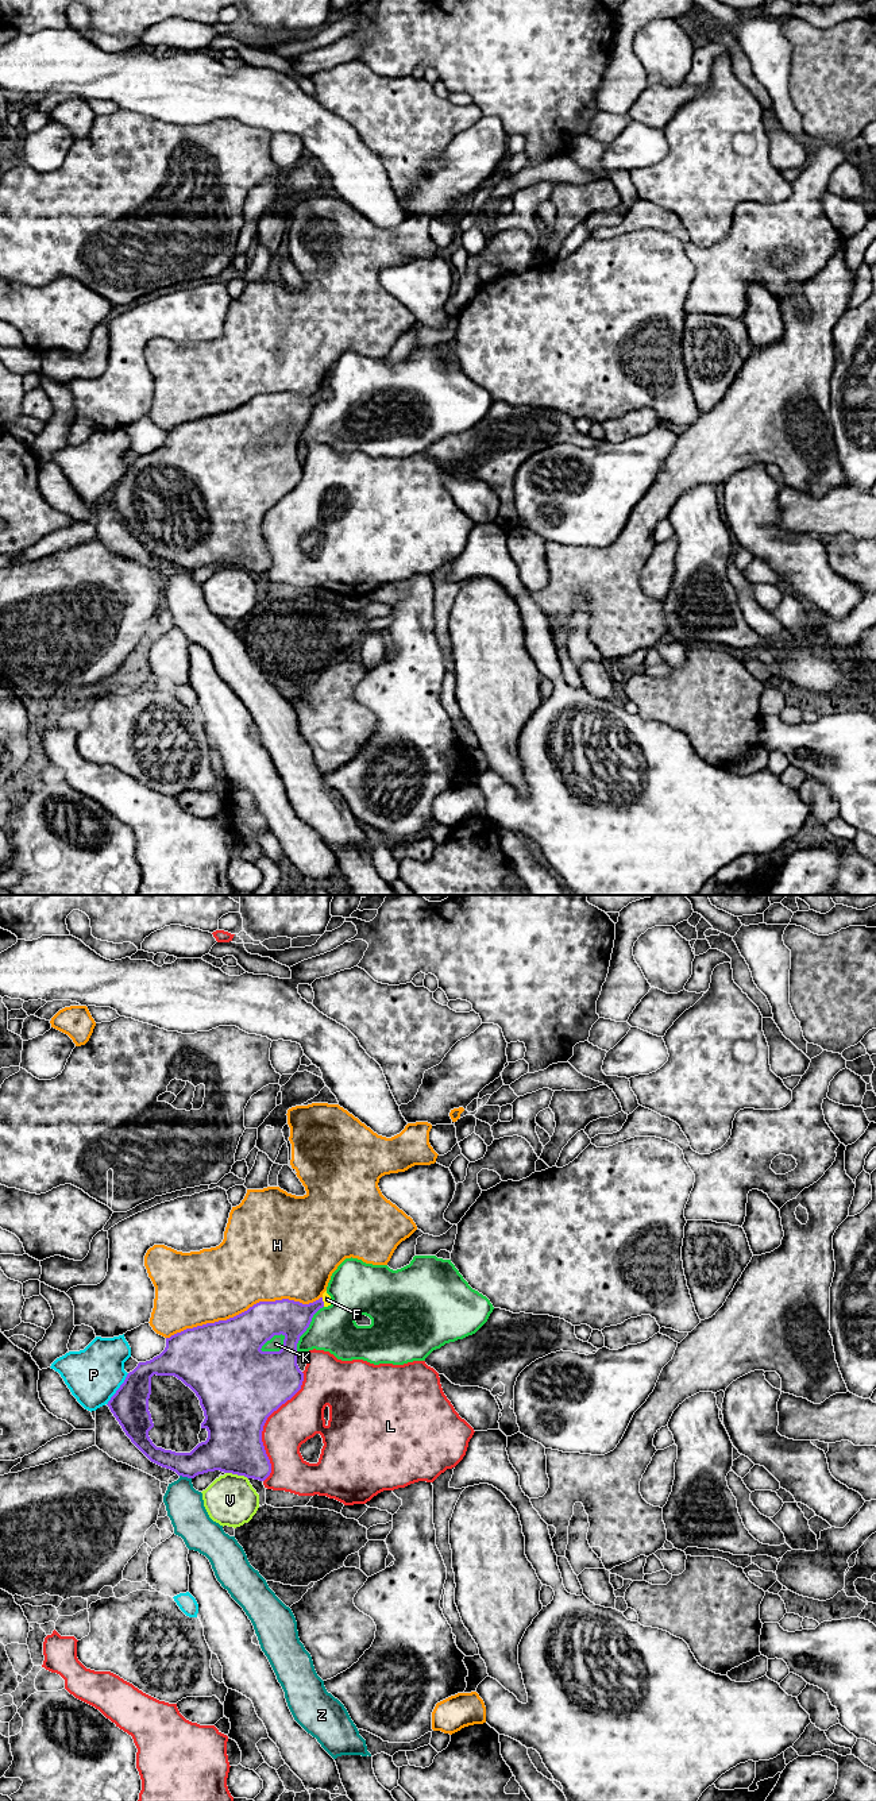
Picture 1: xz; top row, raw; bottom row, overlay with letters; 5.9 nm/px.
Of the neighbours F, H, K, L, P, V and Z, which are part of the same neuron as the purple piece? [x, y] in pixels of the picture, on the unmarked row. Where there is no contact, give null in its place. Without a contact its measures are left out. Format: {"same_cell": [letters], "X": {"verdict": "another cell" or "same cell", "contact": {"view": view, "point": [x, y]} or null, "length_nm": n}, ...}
{"same_cell": ["F"], "F": {"verdict": "same cell", "contact": {"view": "xz", "point": [323, 394]}, "length_nm": 60}, "H": {"verdict": "another cell", "contact": {"view": "xz", "point": [244, 404]}, "length_nm": 950}, "K": {"verdict": "another cell", "contact": {"view": "xz", "point": [271, 429]}, "length_nm": 180}, "L": {"verdict": "another cell", "contact": {"view": "xz", "point": [263, 517]}, "length_nm": 700}, "P": {"verdict": "another cell", "contact": {"view": "xz", "point": [118, 482]}, "length_nm": 240}, "V": {"verdict": "another cell", "contact": {"view": "xz", "point": [236, 566]}, "length_nm": 140}, "Z": {"verdict": "another cell", "contact": {"view": "xz", "point": [185, 569]}, "length_nm": 80}}

